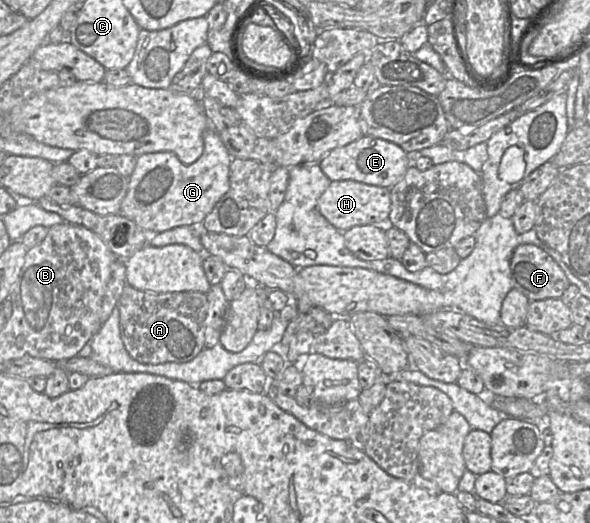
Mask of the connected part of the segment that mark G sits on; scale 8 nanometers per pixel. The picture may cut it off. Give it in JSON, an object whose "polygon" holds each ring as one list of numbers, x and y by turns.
{"polygon":[[212,127,203,133,203,141,202,155,190,165,185,165,176,154,168,151,138,156,119,214,134,221,149,235,179,226,200,225,230,189,229,171,232,161,222,139]]}

